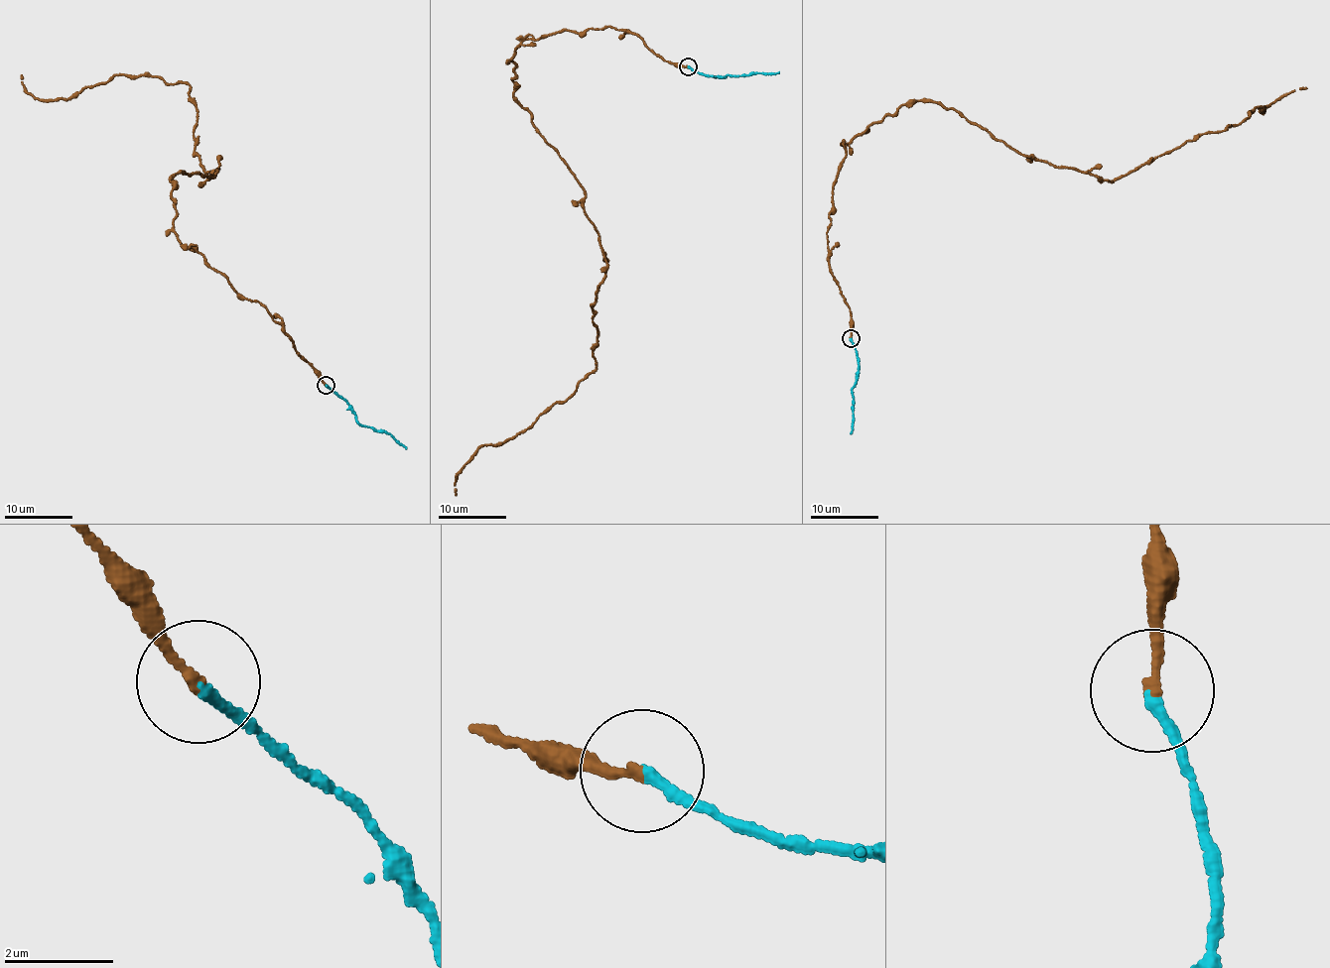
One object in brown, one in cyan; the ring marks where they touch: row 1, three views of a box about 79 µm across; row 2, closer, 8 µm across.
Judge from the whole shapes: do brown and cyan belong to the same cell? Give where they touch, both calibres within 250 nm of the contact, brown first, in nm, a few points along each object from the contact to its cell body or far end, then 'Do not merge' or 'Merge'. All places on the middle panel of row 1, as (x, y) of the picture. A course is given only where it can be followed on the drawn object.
Place: (688, 66). Thickness 180 nm (brown) against 200 nm. Course of brown: (688, 65), (616, 27), (516, 48), (514, 99), (585, 191), (606, 264), (596, 368), (479, 448), (457, 494). Course of cyan: (688, 65), (695, 71), (717, 77), (779, 72). Merge

